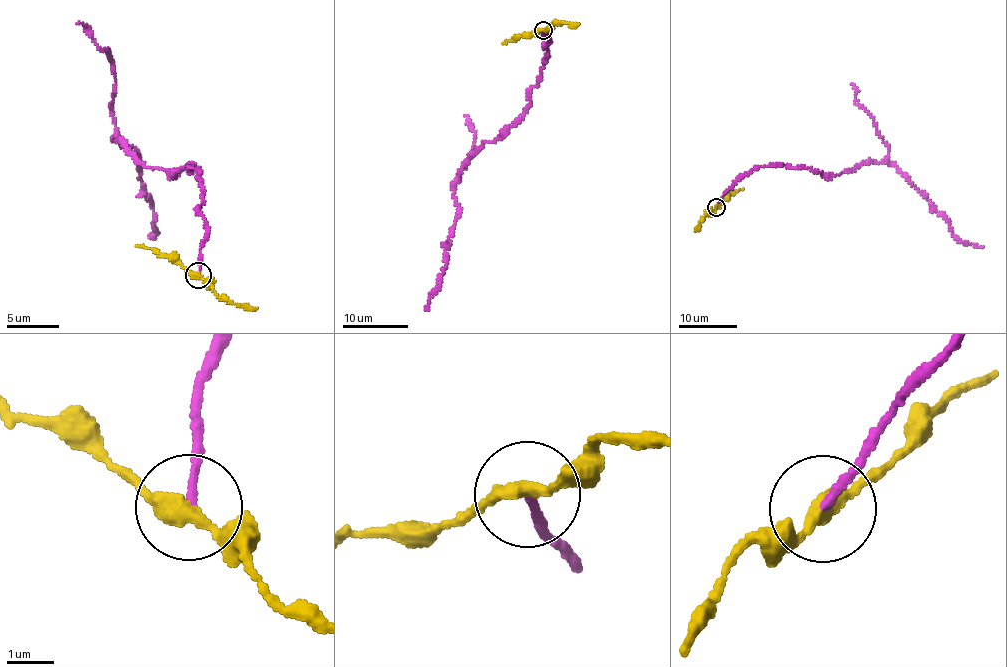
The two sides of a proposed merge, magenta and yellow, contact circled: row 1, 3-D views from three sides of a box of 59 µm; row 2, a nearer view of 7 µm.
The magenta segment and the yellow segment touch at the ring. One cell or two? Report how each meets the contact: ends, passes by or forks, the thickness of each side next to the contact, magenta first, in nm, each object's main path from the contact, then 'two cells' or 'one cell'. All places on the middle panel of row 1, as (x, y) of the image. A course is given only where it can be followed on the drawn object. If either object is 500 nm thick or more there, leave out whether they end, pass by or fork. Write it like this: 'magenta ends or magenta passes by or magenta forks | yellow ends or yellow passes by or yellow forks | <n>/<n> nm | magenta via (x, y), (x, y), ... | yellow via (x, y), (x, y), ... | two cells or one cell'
magenta ends | yellow passes by | 160/320 nm | magenta via (543, 31), (550, 43), (526, 111), (496, 140), (483, 144), (463, 167), (444, 270), (426, 309) | yellow via (543, 31), (502, 44) | two cells

